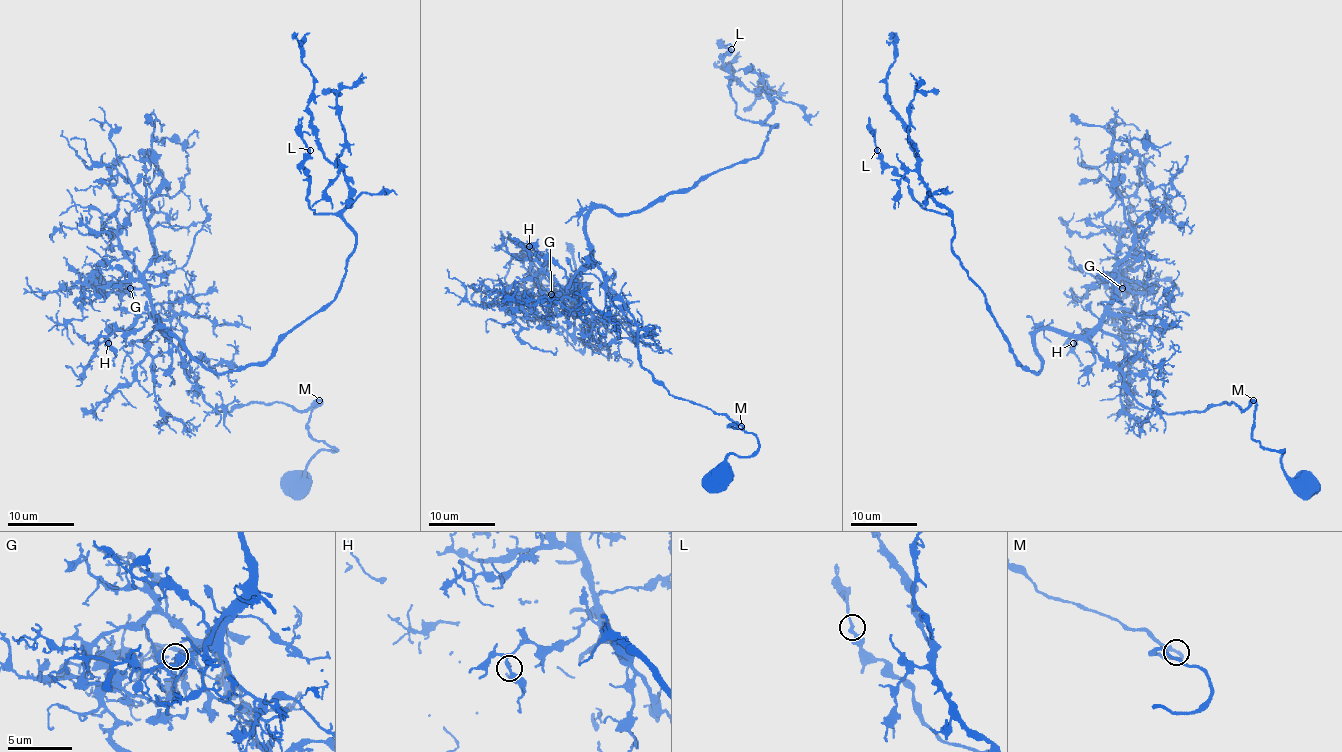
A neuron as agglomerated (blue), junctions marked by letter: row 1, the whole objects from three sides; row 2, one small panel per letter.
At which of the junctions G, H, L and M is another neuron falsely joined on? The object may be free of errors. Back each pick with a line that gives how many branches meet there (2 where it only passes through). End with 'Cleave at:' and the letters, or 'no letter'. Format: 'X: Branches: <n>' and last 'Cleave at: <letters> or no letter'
Cleave at: no letter

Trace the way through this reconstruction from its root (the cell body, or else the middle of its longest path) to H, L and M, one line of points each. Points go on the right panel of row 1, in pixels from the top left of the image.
H: (1303, 485), (1283, 470), (1283, 450), (1252, 436), (1253, 401), (1148, 410), (1090, 341), (1107, 315), (1073, 343)
L: (1303, 485), (1252, 436), (1253, 401), (1148, 410), (1053, 328), (1027, 370), (950, 215), (877, 150)
M: (1303, 485), (1298, 491), (1283, 470), (1283, 450), (1265, 450), (1252, 436), (1253, 400)

